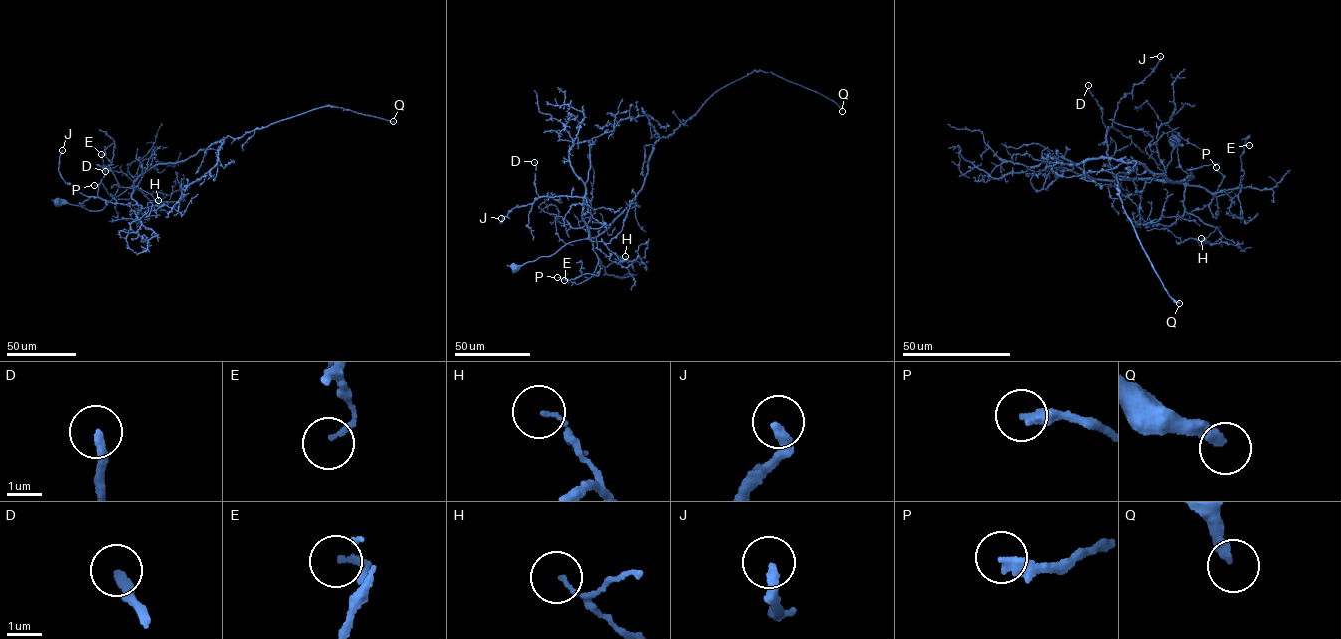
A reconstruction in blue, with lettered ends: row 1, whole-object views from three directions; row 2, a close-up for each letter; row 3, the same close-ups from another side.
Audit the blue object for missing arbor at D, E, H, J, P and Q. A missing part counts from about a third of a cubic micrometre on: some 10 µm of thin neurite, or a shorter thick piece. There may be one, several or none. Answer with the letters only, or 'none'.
P, Q

